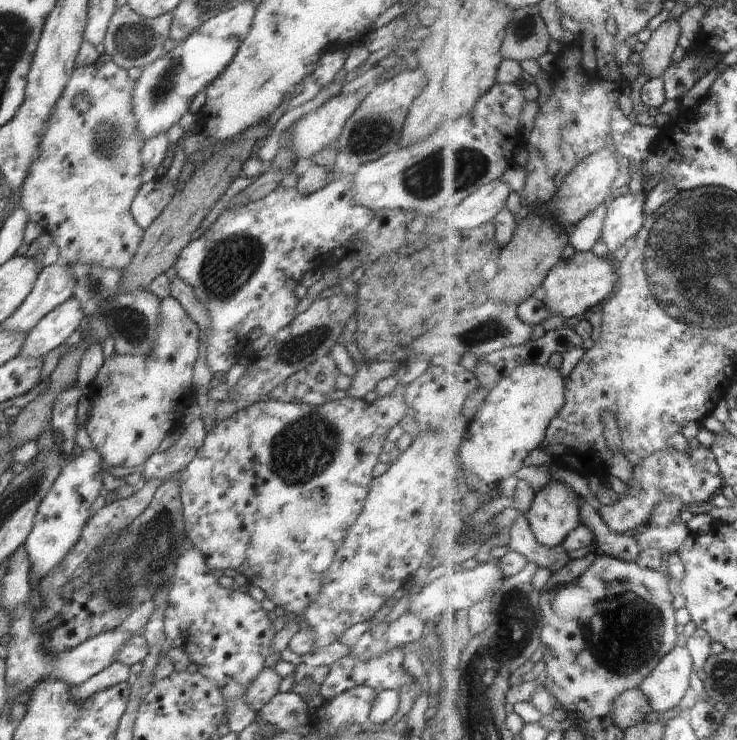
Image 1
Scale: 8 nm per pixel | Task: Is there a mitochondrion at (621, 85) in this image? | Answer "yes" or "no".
no

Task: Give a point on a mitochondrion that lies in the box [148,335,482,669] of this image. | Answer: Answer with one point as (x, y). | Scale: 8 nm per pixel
(305, 447)

